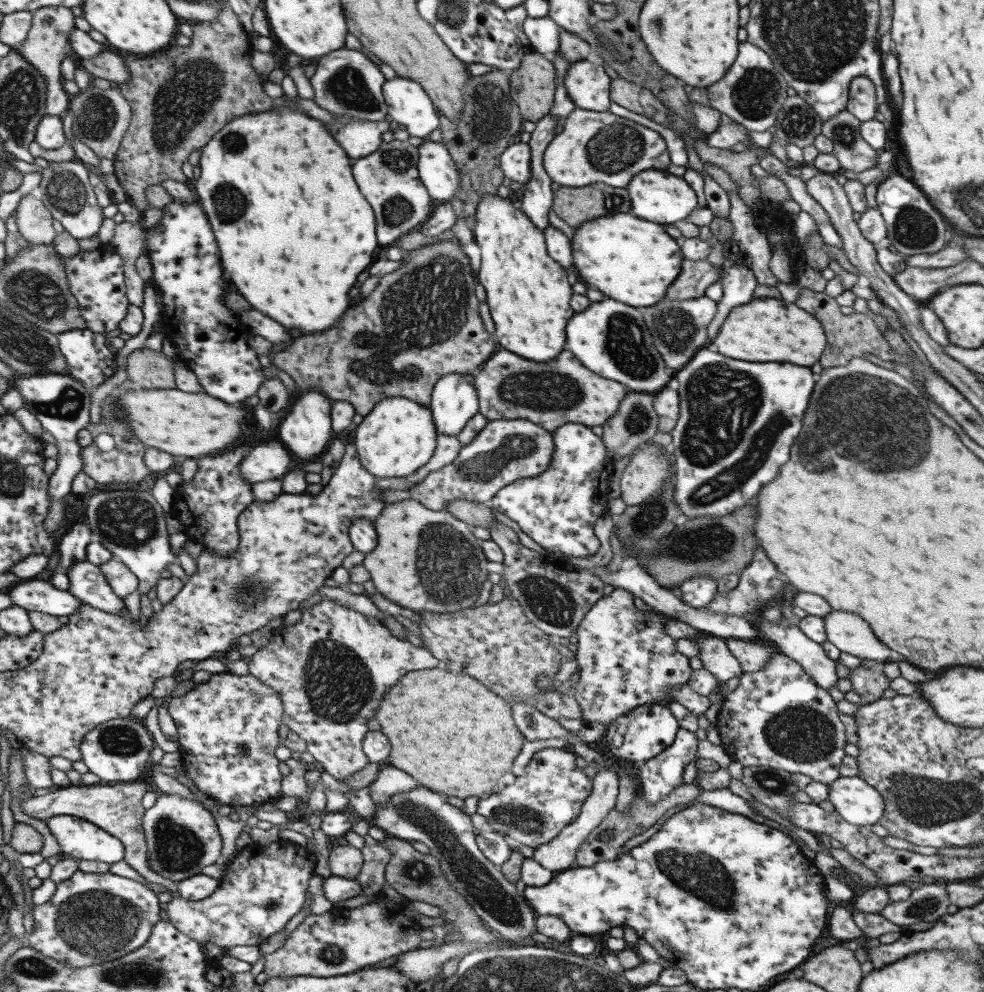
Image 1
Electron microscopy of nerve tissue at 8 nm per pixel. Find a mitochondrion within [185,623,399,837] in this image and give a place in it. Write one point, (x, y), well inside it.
(338, 684)

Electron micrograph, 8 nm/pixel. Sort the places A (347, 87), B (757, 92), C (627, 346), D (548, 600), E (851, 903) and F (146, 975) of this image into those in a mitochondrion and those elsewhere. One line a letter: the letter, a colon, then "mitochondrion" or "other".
A: mitochondrion
B: mitochondrion
C: mitochondrion
D: mitochondrion
E: other
F: mitochondrion

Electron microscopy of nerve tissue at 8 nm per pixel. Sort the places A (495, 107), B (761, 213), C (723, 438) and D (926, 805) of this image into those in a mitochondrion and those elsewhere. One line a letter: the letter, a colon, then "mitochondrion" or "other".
A: mitochondrion
B: other
C: mitochondrion
D: mitochondrion

